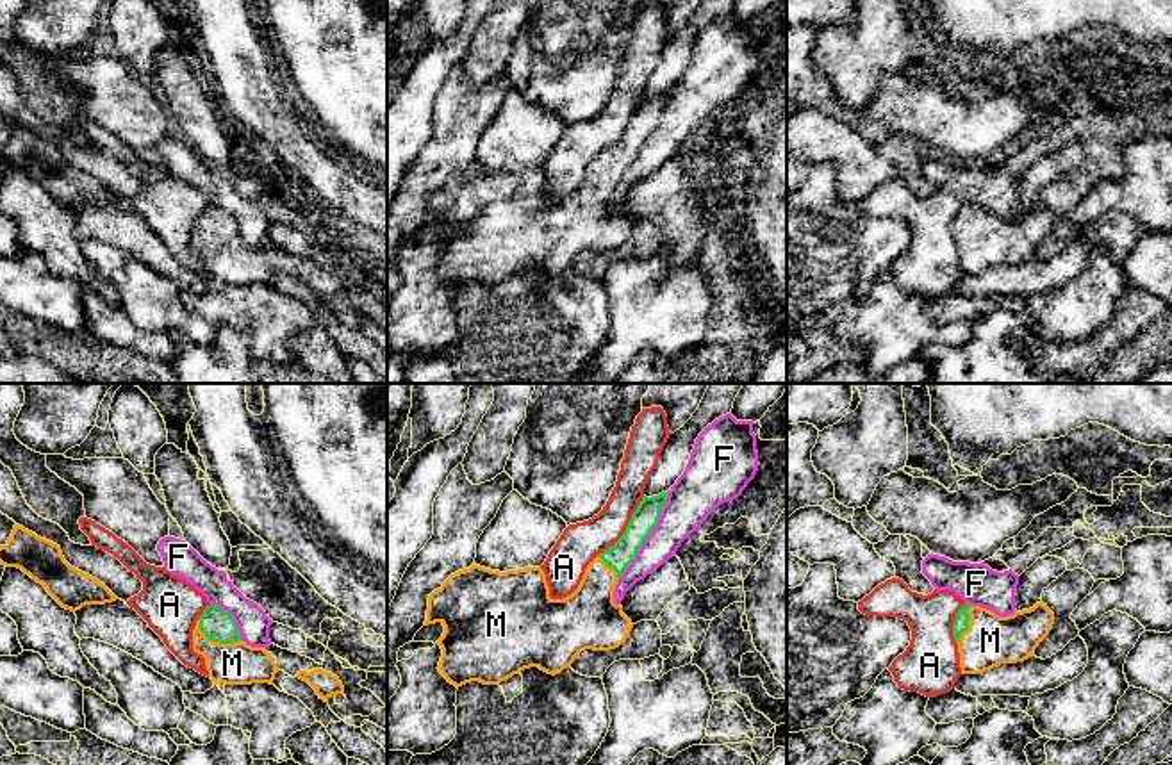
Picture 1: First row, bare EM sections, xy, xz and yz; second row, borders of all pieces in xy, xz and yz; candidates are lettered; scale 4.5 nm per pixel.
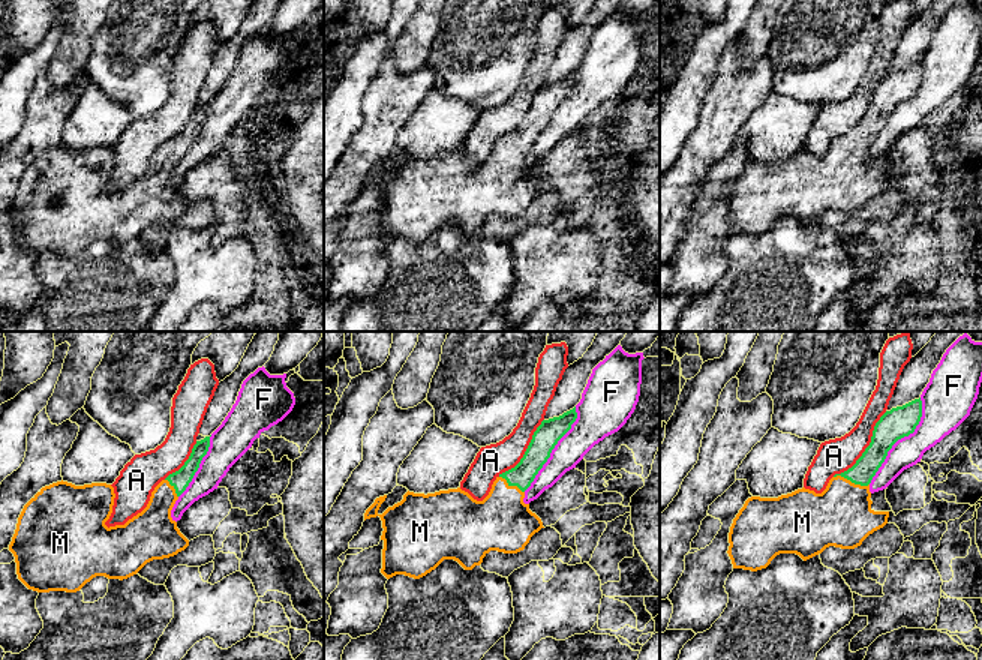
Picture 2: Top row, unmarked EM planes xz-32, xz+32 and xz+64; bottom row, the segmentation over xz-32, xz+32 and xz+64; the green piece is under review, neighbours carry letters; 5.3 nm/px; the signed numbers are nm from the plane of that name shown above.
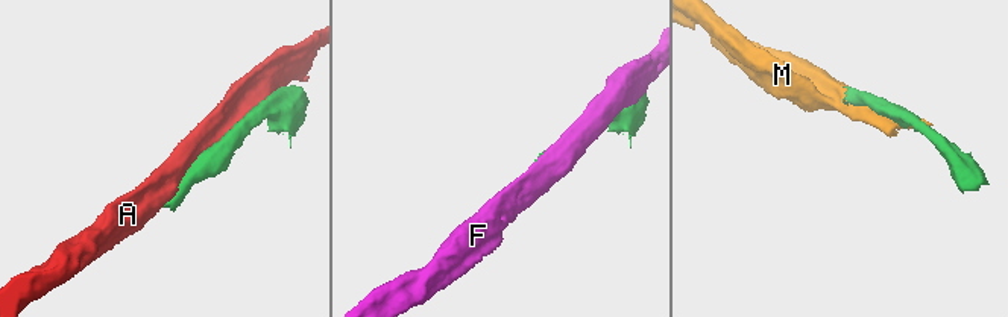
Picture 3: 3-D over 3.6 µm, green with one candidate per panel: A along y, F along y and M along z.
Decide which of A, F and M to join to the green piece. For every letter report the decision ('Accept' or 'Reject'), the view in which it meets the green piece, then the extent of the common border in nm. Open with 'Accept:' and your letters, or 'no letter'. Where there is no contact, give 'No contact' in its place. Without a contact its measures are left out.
Accept: M
A: Reject. Touches green in xz. Shared border 340 nm
F: Reject. Touches green in xz. Shared border 480 nm
M: Accept. Touches green in xy. Shared border 220 nm

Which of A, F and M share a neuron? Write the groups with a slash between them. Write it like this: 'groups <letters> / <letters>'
groups A / F / M

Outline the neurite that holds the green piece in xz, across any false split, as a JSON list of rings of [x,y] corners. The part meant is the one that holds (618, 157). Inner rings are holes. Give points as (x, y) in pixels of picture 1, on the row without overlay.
[[[669,91],[653,98],[644,96],[621,139],[587,166],[578,189],[564,200],[549,198],[541,168],[499,173],[475,164],[451,175],[430,194],[425,221],[425,226],[444,226],[442,237],[435,243],[442,250],[439,273],[457,289],[471,282],[499,285],[530,267],[555,276],[571,267],[585,250],[610,251],[624,244],[633,225],[623,214],[623,207],[614,203],[614,191],[658,125],[667,96]]]

